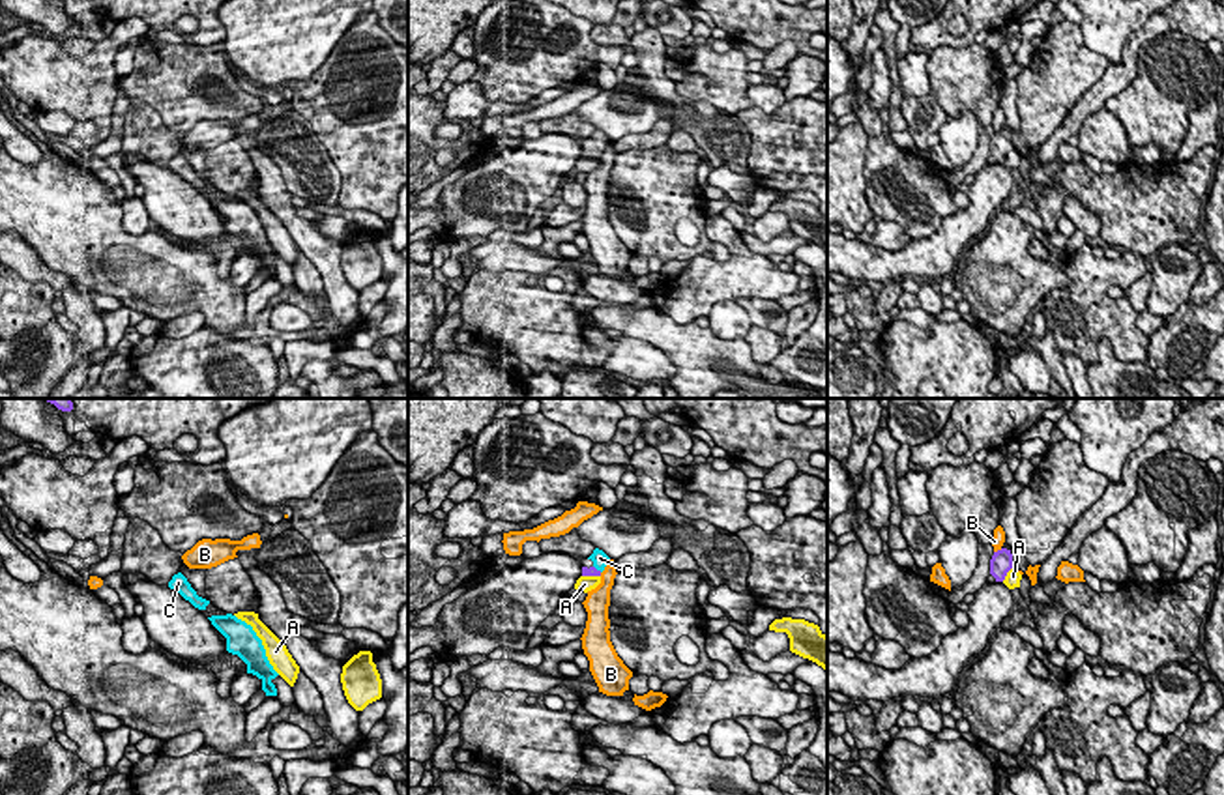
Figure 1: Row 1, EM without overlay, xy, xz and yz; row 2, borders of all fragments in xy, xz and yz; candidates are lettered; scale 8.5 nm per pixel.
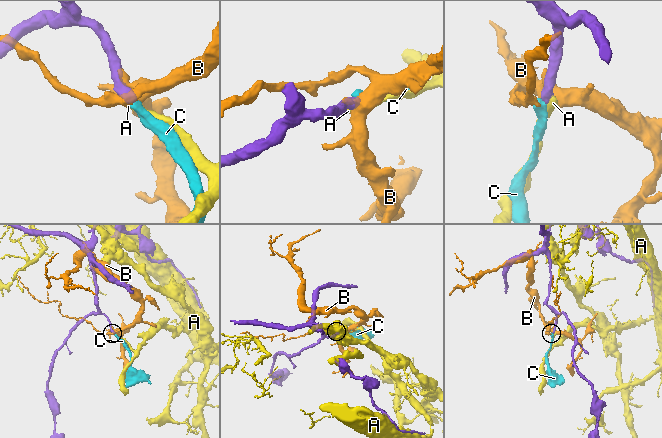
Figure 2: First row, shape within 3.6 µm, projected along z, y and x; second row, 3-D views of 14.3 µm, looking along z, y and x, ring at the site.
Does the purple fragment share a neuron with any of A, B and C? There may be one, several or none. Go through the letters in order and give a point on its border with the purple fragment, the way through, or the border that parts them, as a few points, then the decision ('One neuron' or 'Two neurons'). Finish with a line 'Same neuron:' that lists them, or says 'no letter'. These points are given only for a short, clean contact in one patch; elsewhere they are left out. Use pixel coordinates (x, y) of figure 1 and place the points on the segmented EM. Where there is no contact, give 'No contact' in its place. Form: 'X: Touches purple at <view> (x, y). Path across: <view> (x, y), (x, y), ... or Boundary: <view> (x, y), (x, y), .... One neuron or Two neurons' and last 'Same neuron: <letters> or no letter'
A: Touches purple at yz (1005, 575). Two neurons
B: Touches purple at yz (998, 550). Two neurons
C: Touches purple at xz (596, 569). Path across: xz (592, 571), (596, 569), (599, 558). One neuron
Same neuron: C

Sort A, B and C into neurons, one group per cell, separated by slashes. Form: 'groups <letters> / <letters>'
groups A / B / C

